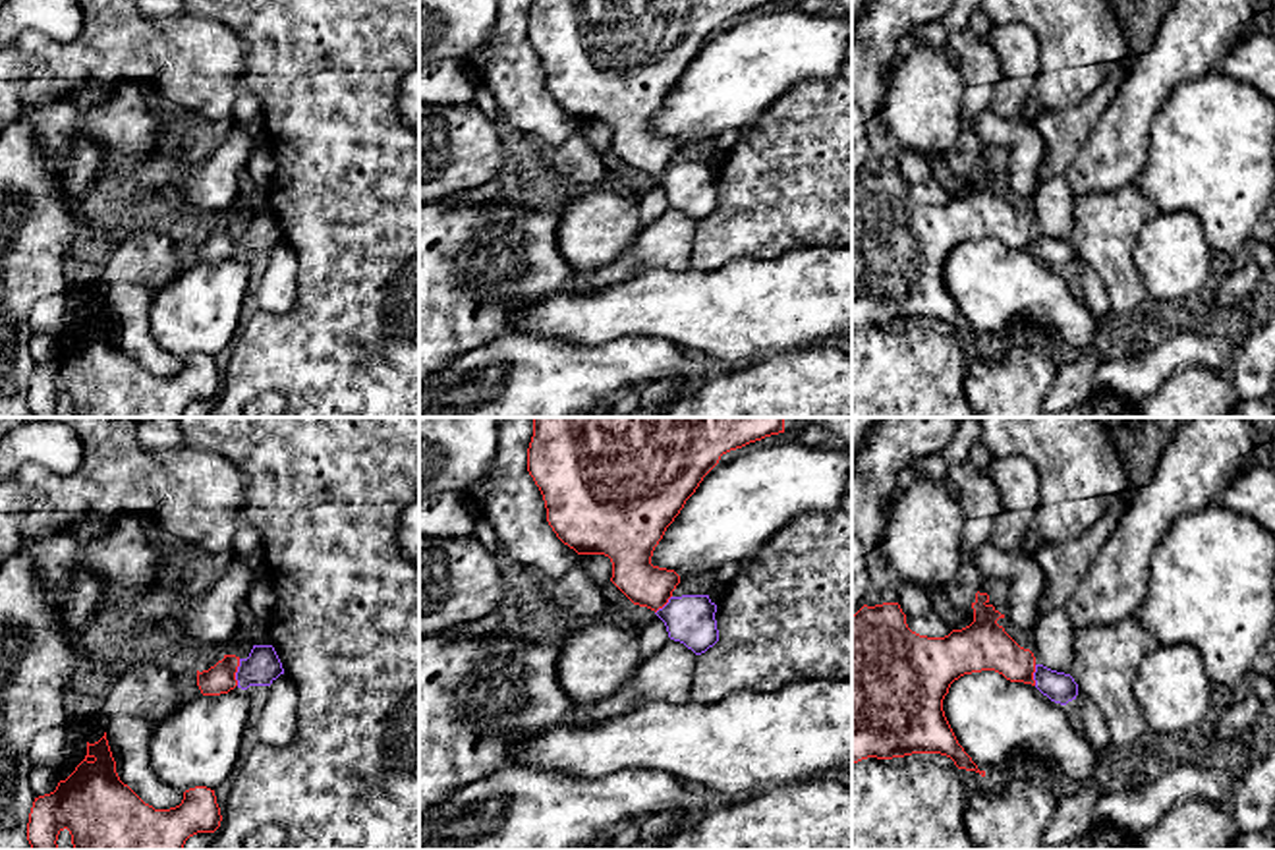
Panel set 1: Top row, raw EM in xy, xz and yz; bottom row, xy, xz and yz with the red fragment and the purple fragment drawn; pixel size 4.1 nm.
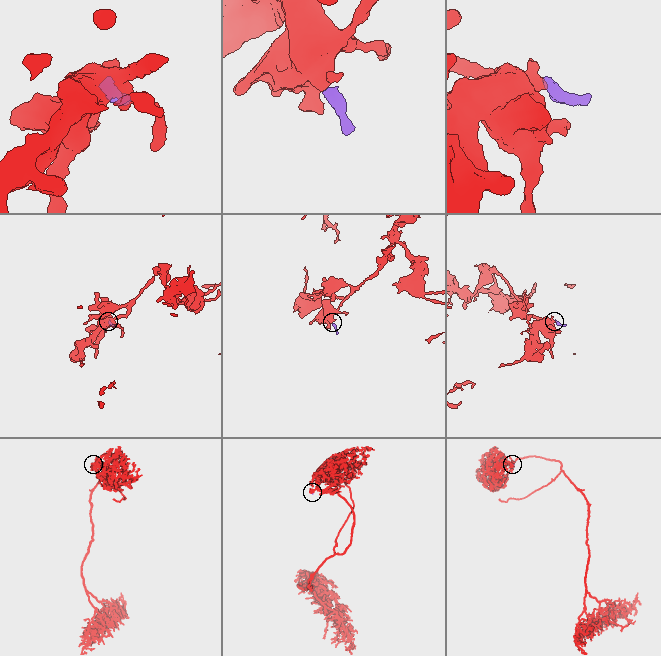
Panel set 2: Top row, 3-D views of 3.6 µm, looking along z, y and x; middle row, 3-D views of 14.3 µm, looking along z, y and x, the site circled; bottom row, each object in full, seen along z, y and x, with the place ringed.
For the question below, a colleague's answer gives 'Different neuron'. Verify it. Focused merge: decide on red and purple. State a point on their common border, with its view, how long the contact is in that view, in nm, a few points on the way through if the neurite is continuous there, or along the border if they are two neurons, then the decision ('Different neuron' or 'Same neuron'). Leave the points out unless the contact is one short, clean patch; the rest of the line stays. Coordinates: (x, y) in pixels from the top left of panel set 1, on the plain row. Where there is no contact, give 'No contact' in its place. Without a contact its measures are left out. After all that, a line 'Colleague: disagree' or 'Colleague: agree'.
Touches red at xy (236, 238). Shared border 110 nm. Path across: xy (221, 246), (236, 238), (255, 238), (261, 234). Same neuron
Colleague: disagree

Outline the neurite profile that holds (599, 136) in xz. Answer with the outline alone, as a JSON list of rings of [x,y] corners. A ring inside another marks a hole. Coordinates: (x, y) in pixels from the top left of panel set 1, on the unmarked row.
[[[591,122],[587,129],[587,143],[597,151],[597,153],[607,153],[612,145],[612,129],[605,122]]]

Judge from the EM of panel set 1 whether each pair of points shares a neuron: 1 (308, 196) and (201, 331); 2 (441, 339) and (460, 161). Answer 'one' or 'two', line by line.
1: two
2: two

